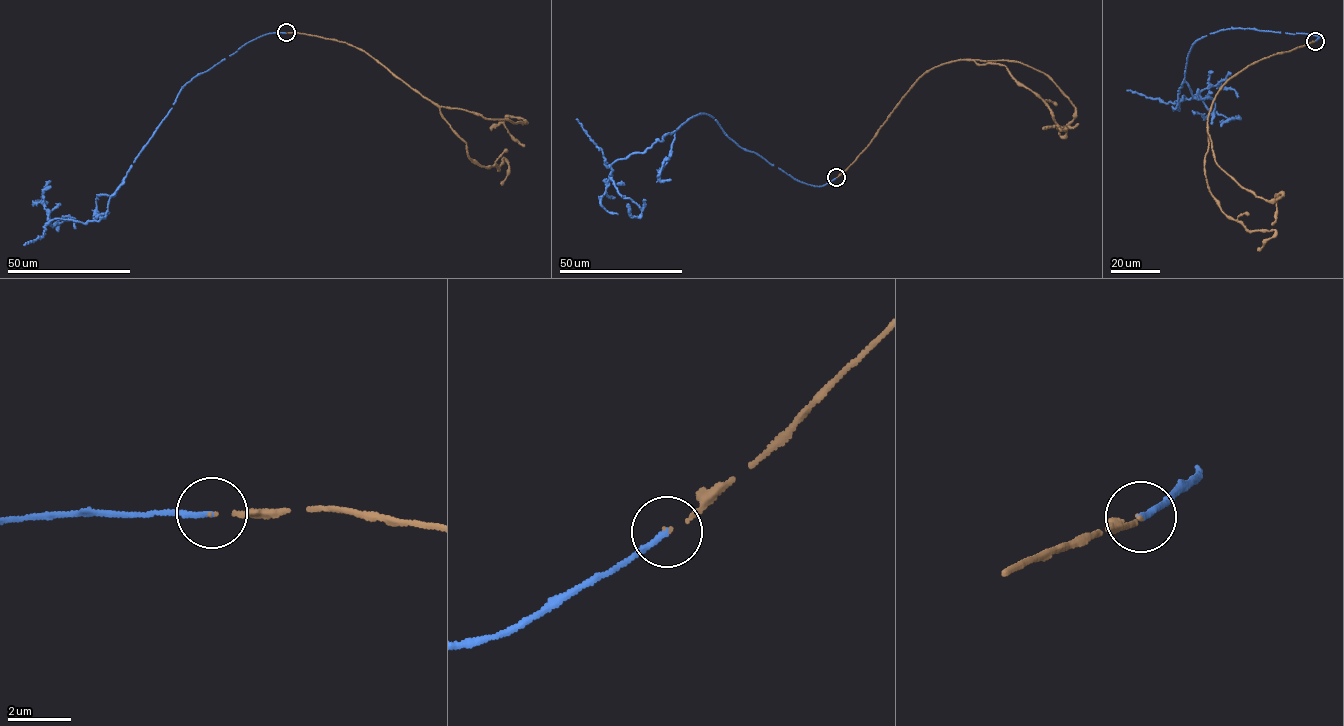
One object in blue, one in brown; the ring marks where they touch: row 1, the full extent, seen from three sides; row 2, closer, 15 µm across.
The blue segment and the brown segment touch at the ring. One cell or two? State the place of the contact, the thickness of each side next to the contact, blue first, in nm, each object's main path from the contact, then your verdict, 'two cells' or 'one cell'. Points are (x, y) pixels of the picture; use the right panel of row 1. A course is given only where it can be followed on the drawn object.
at (1315, 41); 170 nm thick on the blue side, 70 nm on the other; blue runs (1314, 41), (1231, 27), (1195, 42), (1173, 109), (1182, 96), (1198, 95), (1212, 112), (1239, 118), (1220, 121); brown runs (1314, 41), (1256, 61), (1229, 78), (1207, 118), (1221, 168), (1265, 200), (1283, 193), (1271, 224); one cell

